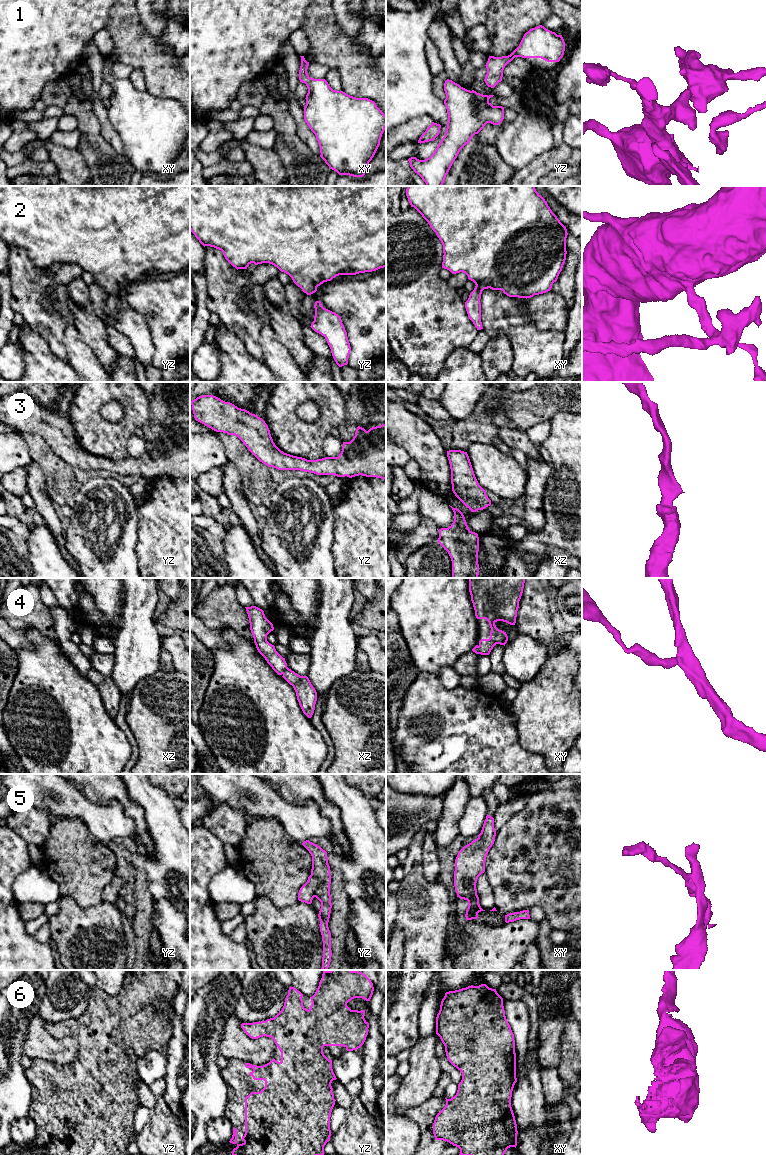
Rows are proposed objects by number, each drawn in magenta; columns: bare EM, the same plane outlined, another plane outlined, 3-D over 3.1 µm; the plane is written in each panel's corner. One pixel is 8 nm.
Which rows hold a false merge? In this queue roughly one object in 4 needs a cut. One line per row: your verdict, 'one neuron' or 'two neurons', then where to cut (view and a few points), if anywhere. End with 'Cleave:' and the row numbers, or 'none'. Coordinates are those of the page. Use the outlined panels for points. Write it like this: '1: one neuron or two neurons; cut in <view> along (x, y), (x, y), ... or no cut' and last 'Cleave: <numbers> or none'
1: one neuron; no cut
2: one neuron; no cut
3: one neuron; no cut
4: two neurons; cut in xz along (287, 667), (282, 673)
5: two neurons; cut in yz along (311, 874), (317, 881), (315, 896)
6: one neuron; no cut
Cleave: 4, 5

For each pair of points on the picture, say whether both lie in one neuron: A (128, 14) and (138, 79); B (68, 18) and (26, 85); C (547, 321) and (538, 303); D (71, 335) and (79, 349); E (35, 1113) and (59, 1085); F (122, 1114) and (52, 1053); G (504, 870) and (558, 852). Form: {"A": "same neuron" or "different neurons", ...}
{"A": "different neurons", "B": "same neuron", "C": "same neuron", "D": "same neuron", "E": "same neuron", "F": "different neurons", "G": "same neuron"}

